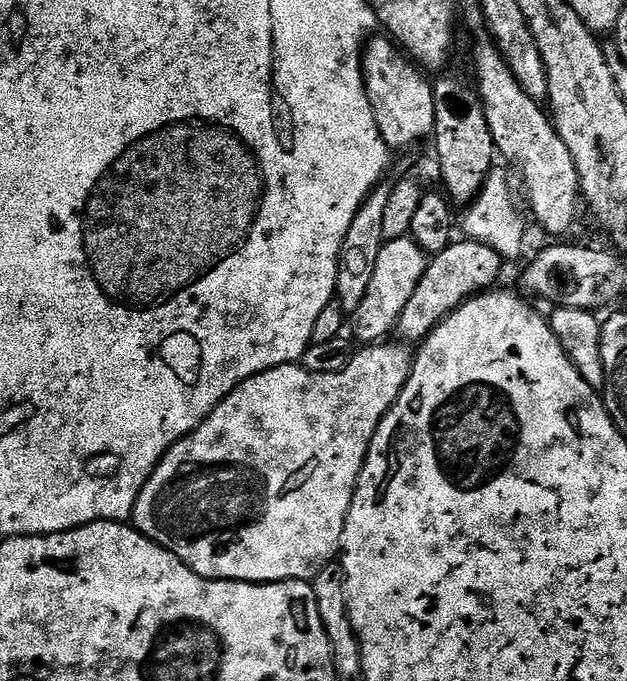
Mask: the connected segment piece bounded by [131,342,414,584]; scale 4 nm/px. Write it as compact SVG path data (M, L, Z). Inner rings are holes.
M376 342L361 347L364 349L361 352L359 349L353 355L350 366L346 366L346 370L338 370L338 374L314 374L297 362L283 364L246 378L246 382L237 386L189 436L183 436L160 459L160 464L150 474L146 486L142 486L142 494L138 494L138 502L131 515L134 527L146 538L158 542L158 546L170 550L170 554L177 556L183 564L190 566L190 570L205 576L207 580L245 580L248 584L277 584L279 580L311 582L327 564L333 563L341 555L340 543L346 526L346 514L354 498L364 459L368 457L370 442L412 373L413 349L404 342L388 343Z

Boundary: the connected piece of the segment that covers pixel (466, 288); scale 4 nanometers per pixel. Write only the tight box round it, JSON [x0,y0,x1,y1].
[394,238,506,346]

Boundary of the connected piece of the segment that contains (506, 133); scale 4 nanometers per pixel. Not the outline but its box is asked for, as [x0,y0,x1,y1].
[474,42,582,238]

